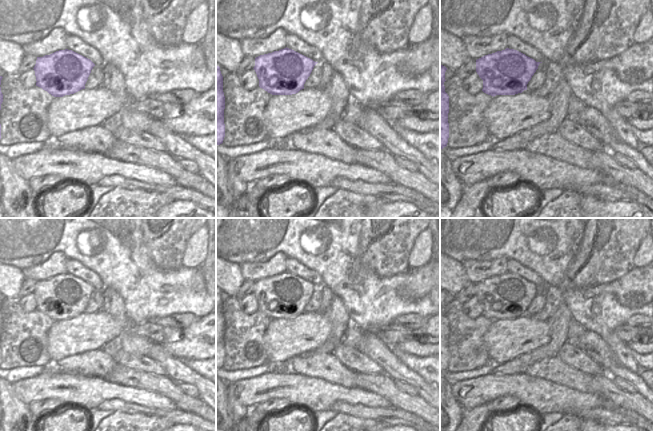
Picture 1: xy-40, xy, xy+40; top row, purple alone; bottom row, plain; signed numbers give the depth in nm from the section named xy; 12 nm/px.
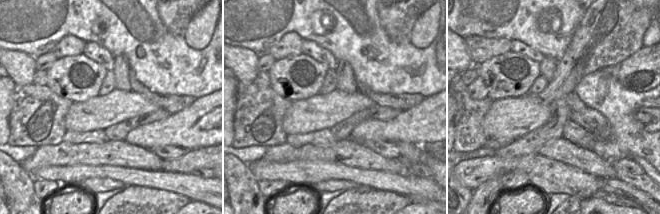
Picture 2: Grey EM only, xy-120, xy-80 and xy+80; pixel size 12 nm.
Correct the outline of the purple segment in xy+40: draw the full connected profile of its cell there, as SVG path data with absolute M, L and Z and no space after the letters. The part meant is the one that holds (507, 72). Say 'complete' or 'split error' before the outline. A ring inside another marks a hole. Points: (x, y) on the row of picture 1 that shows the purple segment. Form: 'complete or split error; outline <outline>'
complete; outline M506 48L476 60L476 72L483 80L482 91L488 95L515 95L527 90L527 84L538 69L539 64L525 54Z

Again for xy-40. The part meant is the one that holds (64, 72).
complete; outline M59 50L50 55L37 57L34 66L36 86L54 97L63 97L85 89L85 84L95 64L88 58L72 51Z

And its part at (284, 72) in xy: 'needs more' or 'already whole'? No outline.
already whole

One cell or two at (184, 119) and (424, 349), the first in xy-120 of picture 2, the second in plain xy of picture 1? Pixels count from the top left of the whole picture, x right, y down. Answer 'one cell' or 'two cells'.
one cell

